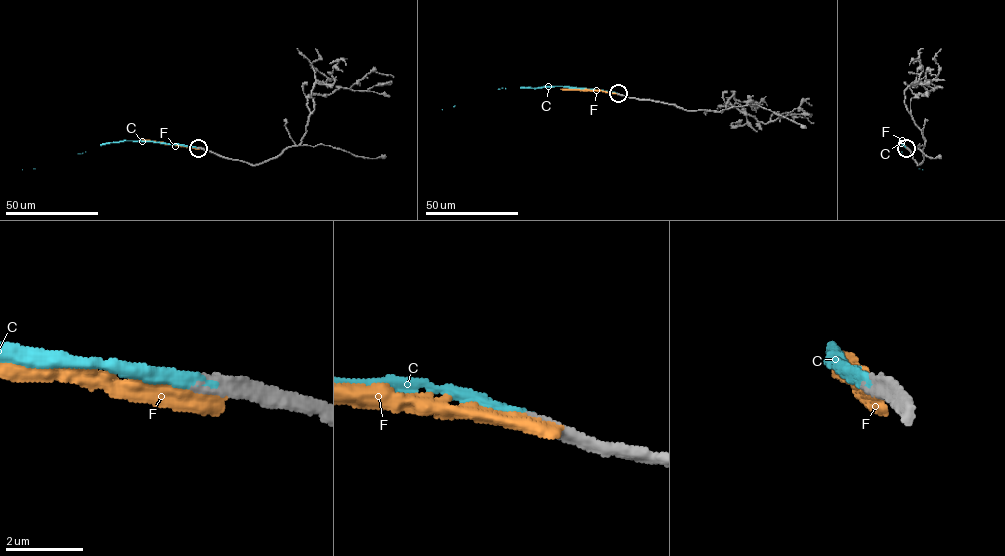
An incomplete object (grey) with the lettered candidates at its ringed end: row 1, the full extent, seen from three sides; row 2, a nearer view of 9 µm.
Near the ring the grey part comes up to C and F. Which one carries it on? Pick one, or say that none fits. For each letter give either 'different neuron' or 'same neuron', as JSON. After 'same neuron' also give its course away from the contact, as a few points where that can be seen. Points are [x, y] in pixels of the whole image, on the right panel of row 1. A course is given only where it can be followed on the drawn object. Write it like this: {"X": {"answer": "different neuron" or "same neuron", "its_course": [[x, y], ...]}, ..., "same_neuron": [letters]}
{"C": {"answer": "same neuron", "its_course": [[907, 147], [899, 141], [901, 153], [922, 169]]}, "F": {"answer": "different neuron"}, "same_neuron": ["C"]}

